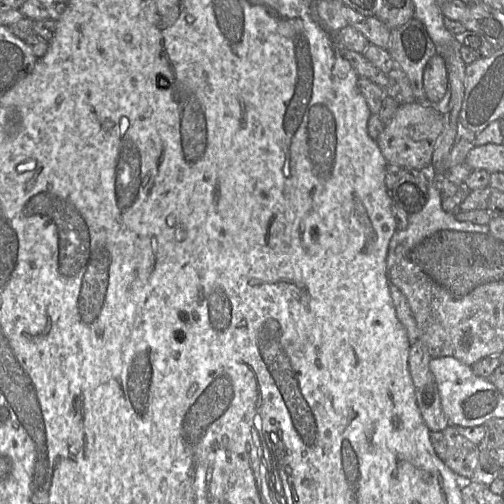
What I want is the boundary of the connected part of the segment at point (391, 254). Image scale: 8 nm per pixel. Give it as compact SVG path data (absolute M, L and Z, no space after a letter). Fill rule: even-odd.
M432 183L429 184L428 199L422 209L416 213L408 215L408 225L403 230L397 230L393 234L386 258L387 274L389 278L389 270L402 258L408 257L410 252L424 239L432 234L442 230L453 230L472 233L489 234L488 225L473 224L471 222L460 222L455 219L451 213L446 213L441 207L441 197Z

